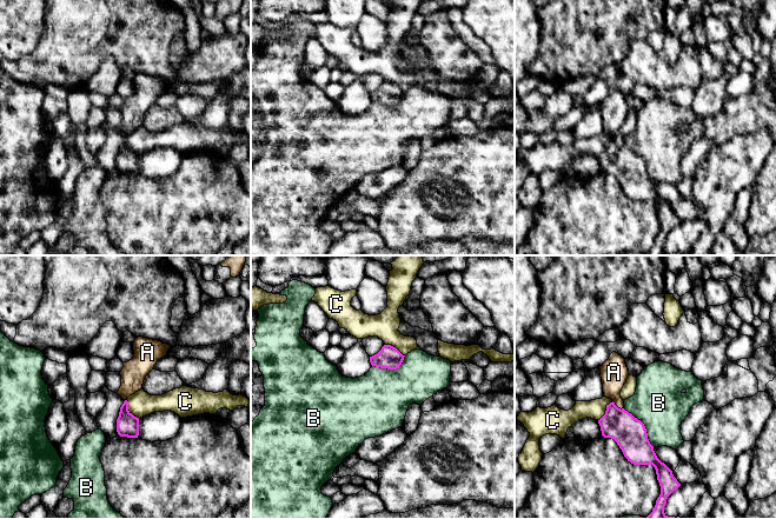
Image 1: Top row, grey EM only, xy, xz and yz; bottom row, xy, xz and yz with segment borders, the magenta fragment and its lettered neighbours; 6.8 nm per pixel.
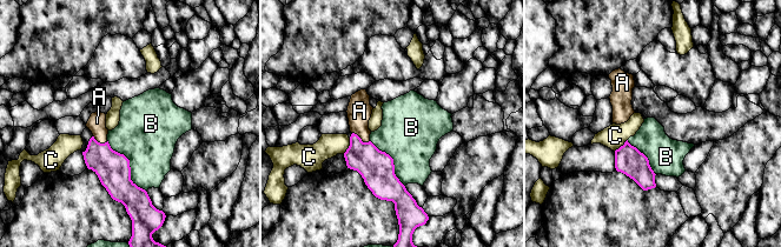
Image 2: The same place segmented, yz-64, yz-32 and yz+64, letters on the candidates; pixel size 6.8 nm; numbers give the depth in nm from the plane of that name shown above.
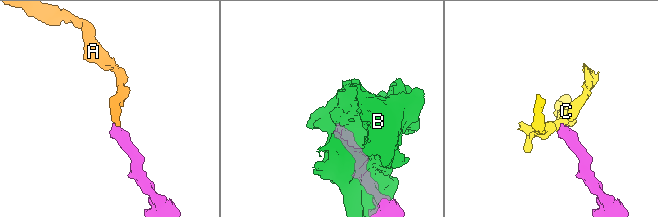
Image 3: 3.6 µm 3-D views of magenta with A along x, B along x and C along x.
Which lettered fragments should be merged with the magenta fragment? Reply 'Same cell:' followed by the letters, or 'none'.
Same cell: A

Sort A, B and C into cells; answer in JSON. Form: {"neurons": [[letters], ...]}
{"neurons": [["A"], ["B"], ["C"]]}

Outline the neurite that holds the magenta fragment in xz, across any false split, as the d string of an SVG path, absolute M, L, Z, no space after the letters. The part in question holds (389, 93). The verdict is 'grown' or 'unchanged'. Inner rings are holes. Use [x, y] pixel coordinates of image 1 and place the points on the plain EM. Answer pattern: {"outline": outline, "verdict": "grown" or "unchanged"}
{"outline": "M384 81L377 91L370 93L370 99L376 104L397 106L402 101L404 93L396 84Z", "verdict": "unchanged"}

